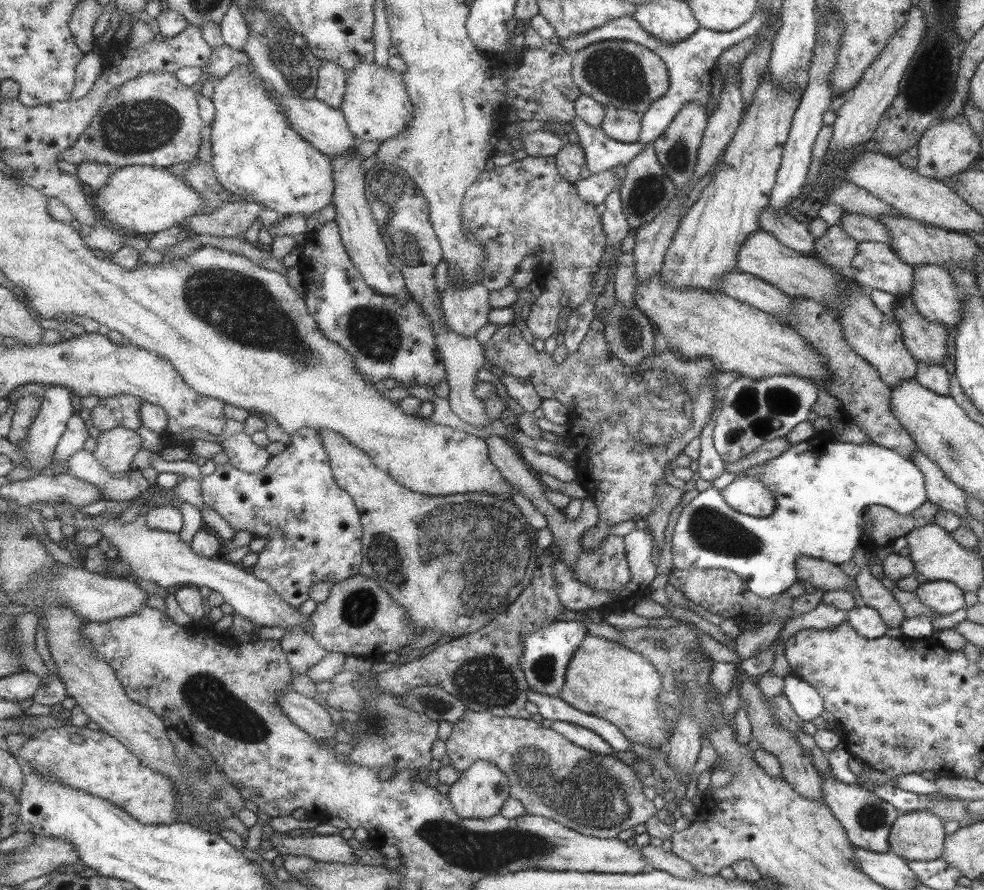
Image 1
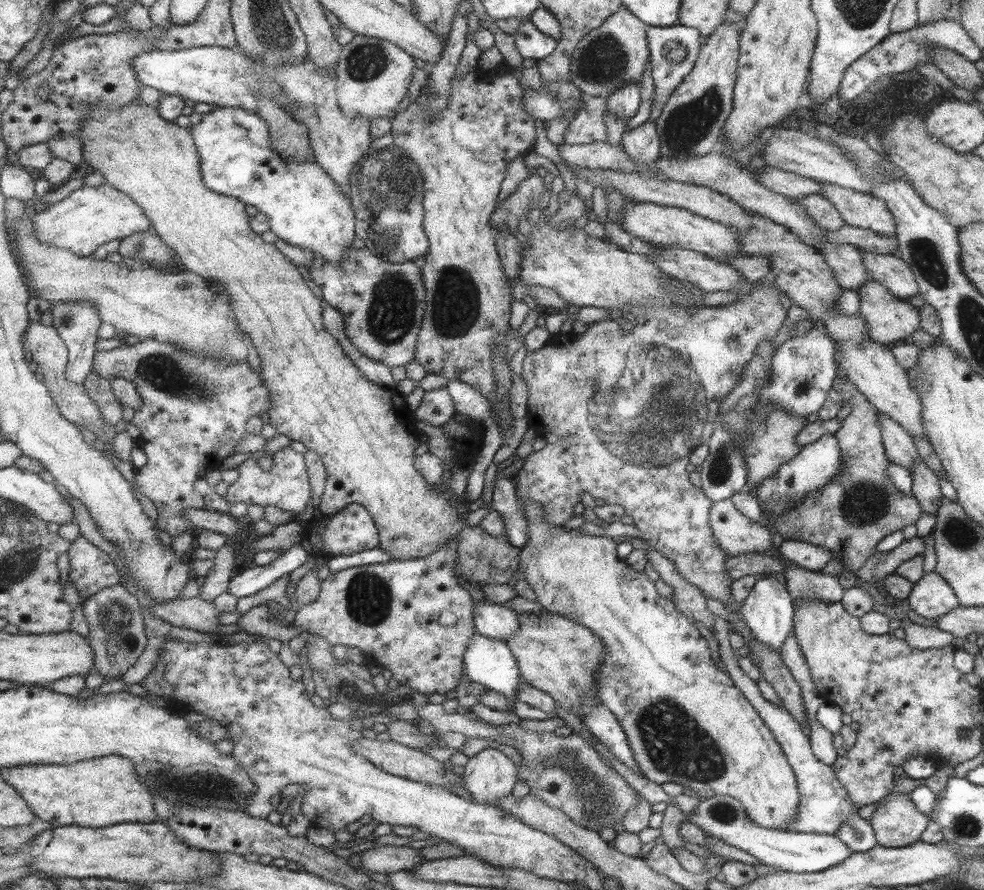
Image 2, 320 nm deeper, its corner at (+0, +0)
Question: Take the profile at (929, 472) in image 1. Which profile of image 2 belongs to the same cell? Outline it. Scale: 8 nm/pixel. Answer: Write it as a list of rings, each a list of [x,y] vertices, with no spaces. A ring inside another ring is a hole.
[[[877,411],[877,427],[881,431],[883,449],[891,465],[909,469],[919,460],[912,436],[897,422]]]

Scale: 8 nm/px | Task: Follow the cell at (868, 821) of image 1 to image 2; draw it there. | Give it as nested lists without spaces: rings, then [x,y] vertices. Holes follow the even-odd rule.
[[[715,615],[713,616],[713,626],[714,634],[712,635],[712,640],[714,641],[714,649],[719,663],[724,668],[724,671],[729,674],[735,688],[750,702],[755,712],[761,717],[763,724],[770,729],[770,733],[778,741],[782,752],[786,755],[786,761],[790,764],[794,775],[797,777],[798,808],[795,811],[794,819],[788,824],[788,828],[797,832],[832,835],[849,815],[856,814],[856,810],[852,808],[845,789],[834,777],[831,767],[825,766],[813,756],[810,749],[810,742],[801,731],[802,726],[798,722],[795,722],[783,707],[763,700],[756,683],[741,670],[741,667],[736,661],[736,652],[730,647],[728,641],[731,631],[727,629],[730,626],[727,619],[724,620]]]

